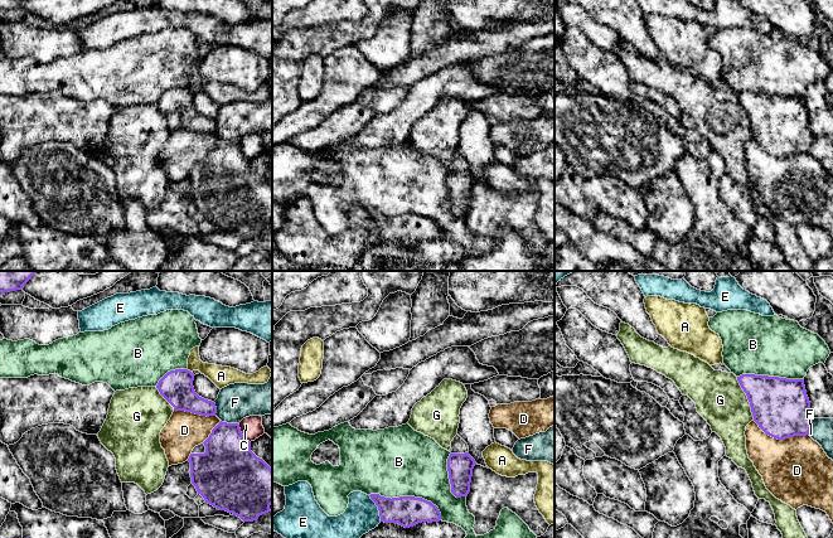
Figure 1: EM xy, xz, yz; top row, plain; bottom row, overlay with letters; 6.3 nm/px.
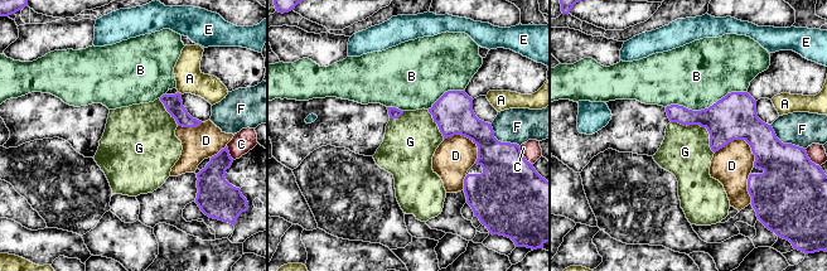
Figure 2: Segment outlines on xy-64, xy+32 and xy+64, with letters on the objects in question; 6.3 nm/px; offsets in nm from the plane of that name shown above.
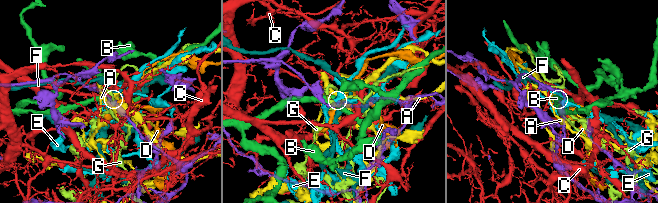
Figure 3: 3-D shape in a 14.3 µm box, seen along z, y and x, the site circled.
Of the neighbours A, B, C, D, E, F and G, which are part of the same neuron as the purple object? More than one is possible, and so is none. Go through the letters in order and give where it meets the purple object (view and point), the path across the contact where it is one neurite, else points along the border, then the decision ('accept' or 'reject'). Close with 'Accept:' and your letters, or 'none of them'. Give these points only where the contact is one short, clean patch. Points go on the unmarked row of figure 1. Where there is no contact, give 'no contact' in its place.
A: meets purple in xy at (189, 88); reject
B: meets purple in xz at (410, 214); reject
C: meets purple in xy at (241, 151); reject
D: meets purple in yz at (780, 156); reject
E: meets purple in xz at (378, 226); reject
F: meets purple in xy at (229, 141); reject
G: meets purple in yz at (747, 116); reject
Accept: none of them

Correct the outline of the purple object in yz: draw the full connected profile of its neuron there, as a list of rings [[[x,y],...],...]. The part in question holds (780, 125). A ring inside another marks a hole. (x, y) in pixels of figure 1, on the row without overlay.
[[[742,92],[737,98],[766,152],[778,157],[809,152],[814,135],[804,97]]]

